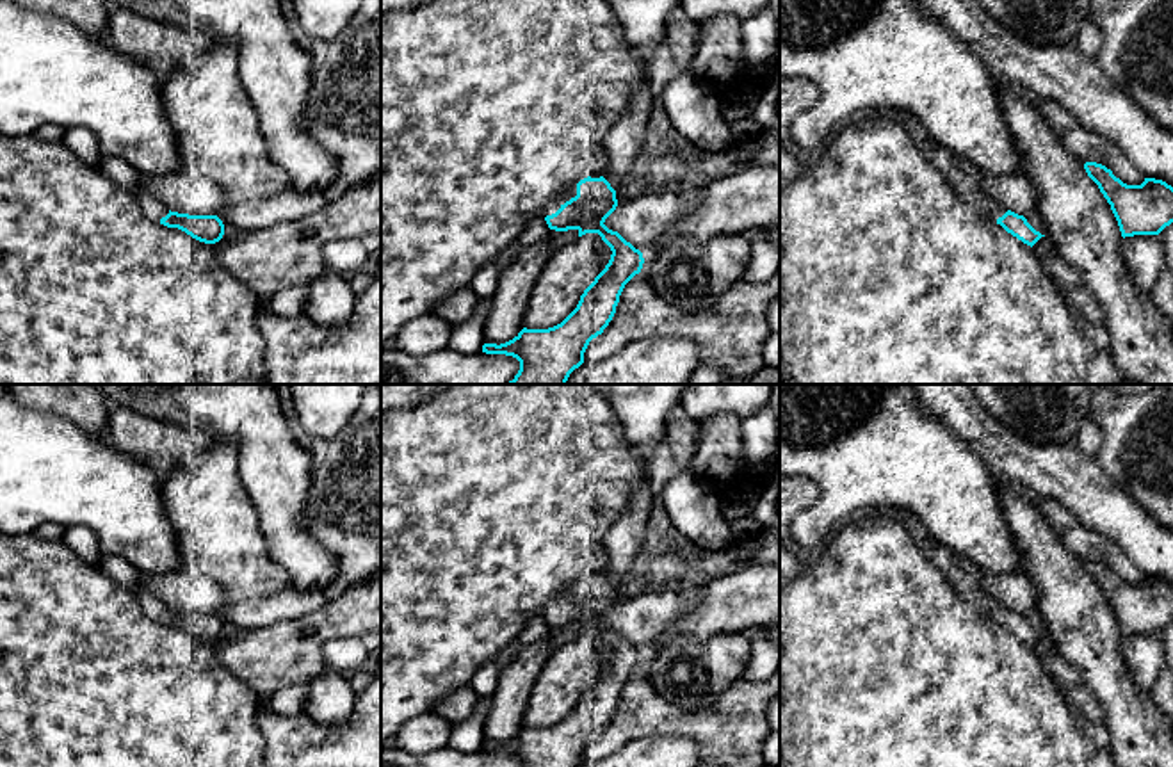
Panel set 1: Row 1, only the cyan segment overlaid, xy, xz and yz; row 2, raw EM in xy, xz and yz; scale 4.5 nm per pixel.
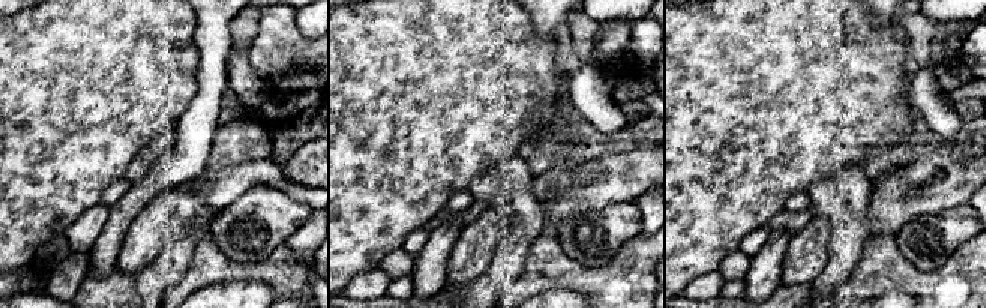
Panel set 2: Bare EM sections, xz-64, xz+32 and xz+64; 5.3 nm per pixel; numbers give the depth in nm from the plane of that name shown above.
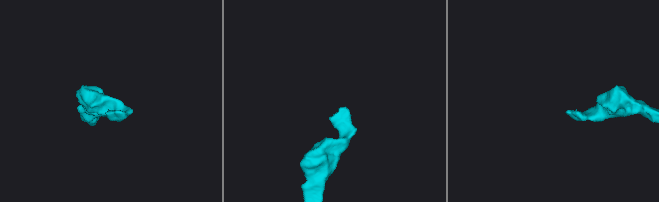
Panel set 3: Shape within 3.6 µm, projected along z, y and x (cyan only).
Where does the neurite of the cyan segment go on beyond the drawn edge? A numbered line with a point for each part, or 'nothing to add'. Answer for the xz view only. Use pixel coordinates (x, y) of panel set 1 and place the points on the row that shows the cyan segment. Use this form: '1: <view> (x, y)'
1: xz (554, 205)

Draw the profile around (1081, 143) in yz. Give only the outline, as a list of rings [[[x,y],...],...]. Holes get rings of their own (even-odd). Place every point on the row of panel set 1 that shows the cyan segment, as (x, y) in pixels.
[[[1038,100],[1038,110],[1063,142],[1063,148],[1080,162],[1096,162],[1112,171],[1127,185],[1141,185],[1143,173],[1109,139],[1084,128],[1064,107],[1052,100]]]

